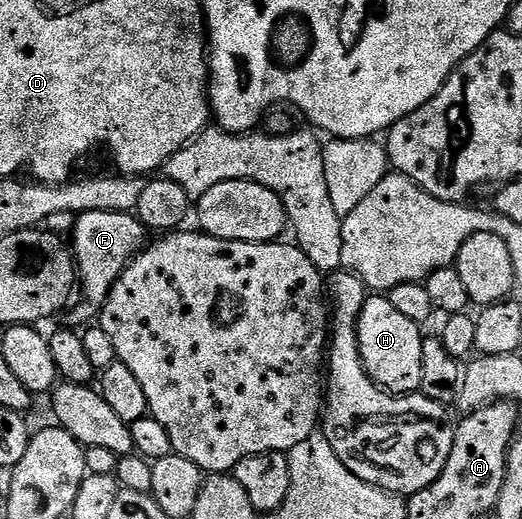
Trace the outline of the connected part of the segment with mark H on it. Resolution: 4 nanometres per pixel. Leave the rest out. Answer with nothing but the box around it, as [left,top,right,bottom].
[358,295,424,396]

